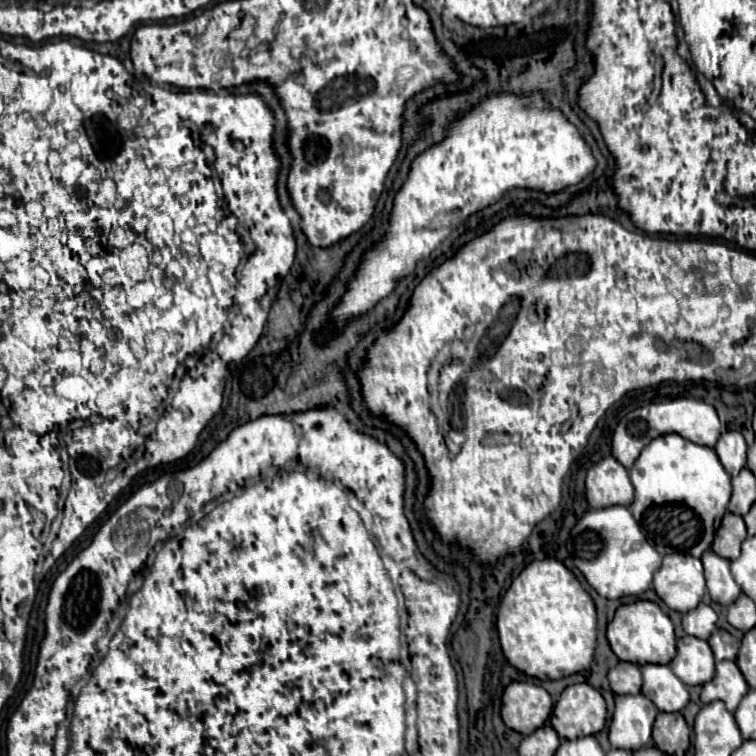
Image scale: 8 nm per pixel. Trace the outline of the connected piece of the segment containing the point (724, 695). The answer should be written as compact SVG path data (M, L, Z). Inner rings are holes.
M731 660L719 662L715 678L709 680L707 684L703 684L701 702L709 704L713 700L723 700L727 710L735 712L741 698L747 694L747 690L749 690L749 686L747 686L741 670L737 668L737 664Z

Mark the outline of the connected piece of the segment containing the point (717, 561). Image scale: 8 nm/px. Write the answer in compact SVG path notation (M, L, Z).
M707 550L701 556L703 568L705 568L705 580L707 580L707 590L711 594L711 600L723 606L729 606L735 598L739 598L741 588L733 580L733 574L729 570L729 560L719 558L711 550Z

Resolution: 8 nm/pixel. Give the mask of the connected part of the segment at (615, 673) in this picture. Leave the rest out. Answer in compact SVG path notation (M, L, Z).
M619 662L607 678L615 694L639 694L641 690L641 670L631 662Z

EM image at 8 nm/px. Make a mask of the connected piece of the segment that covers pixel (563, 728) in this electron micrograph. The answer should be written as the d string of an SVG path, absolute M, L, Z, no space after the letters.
M591 684L567 686L553 708L551 726L561 738L575 740L603 730L607 718L605 700Z

